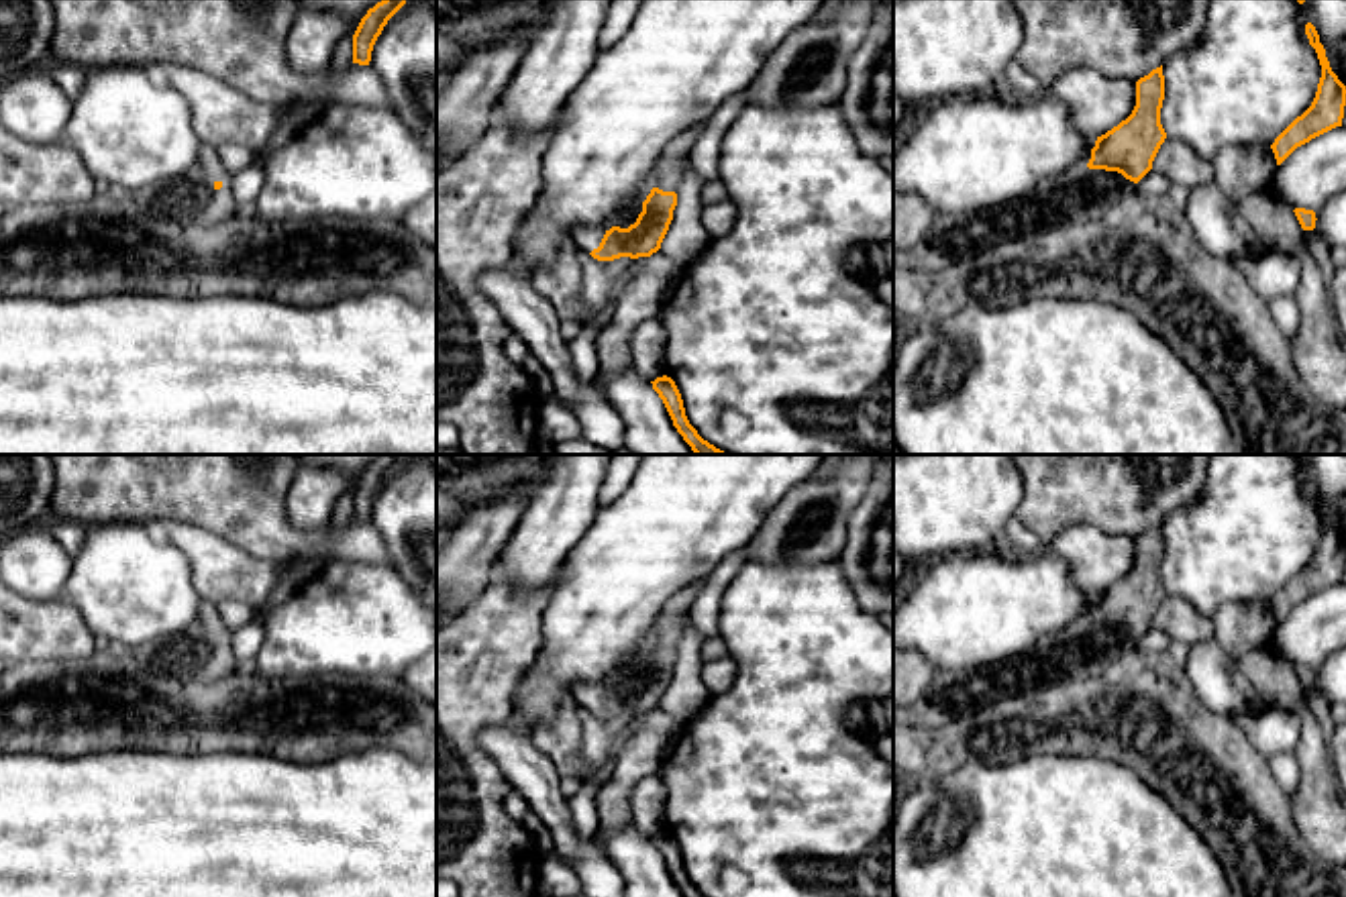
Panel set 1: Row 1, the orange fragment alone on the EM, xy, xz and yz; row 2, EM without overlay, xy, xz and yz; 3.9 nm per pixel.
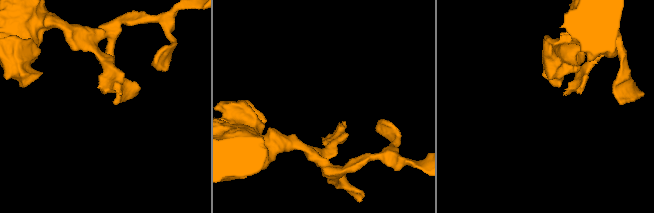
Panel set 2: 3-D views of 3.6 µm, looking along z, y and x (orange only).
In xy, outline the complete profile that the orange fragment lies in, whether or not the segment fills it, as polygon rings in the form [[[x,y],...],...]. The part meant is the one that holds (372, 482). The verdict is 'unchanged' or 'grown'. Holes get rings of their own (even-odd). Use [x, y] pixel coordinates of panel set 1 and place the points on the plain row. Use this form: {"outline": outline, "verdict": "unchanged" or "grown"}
{"outline": [[[383,455],[367,467],[353,491],[353,520],[369,522],[377,493],[406,457],[408,455]]], "verdict": "unchanged"}

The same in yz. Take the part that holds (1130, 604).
{"outline": [[[1162,522],[1136,538],[1136,563],[1118,583],[1097,593],[1089,612],[1065,630],[1042,636],[1020,665],[1042,683],[1077,683],[1101,675],[1152,626],[1167,595],[1160,581]]], "verdict": "grown"}

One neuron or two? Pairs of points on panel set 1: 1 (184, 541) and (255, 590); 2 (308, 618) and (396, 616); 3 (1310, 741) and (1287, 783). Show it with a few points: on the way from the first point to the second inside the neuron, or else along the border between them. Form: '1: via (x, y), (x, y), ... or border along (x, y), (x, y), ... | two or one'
1: via (202, 549), (225, 571), (237, 575) | one
2: via (331, 620), (374, 620) | one
3: border along (1296, 753), (1298, 787), (1289, 796) | two

